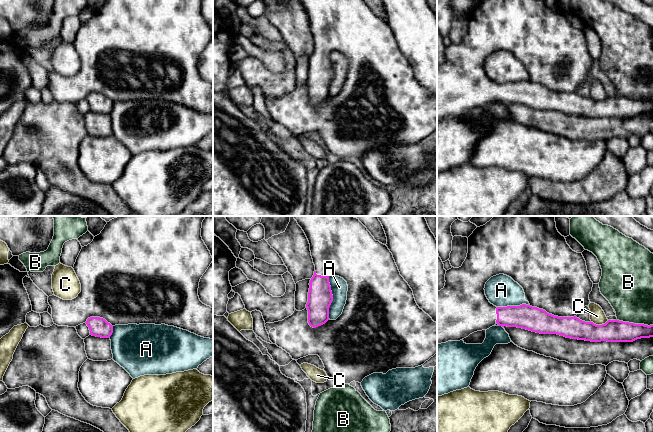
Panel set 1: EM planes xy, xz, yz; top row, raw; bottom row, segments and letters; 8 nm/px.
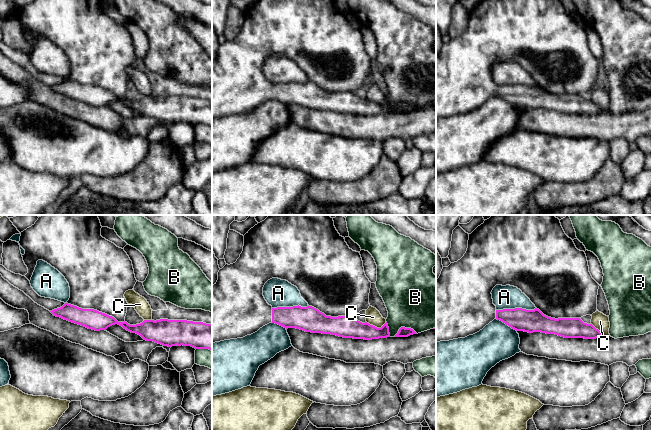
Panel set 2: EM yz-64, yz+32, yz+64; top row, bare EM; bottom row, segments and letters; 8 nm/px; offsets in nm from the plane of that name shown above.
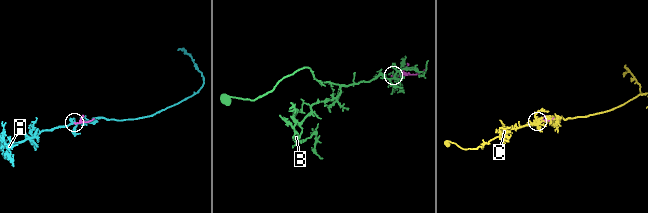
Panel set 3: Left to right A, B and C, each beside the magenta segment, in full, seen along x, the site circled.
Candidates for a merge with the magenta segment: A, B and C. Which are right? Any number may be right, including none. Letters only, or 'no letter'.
no letter

